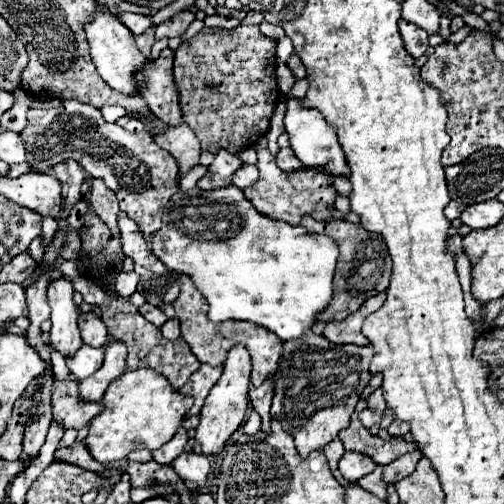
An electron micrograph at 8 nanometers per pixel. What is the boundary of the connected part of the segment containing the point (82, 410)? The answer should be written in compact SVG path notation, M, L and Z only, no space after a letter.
M54 378L52 386L52 414L54 420L64 422L66 428L82 428L98 412L102 412L102 402L78 402L80 380L60 380Z

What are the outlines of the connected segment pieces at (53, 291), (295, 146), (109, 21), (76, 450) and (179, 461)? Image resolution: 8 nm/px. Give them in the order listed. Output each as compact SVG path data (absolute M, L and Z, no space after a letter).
M66 276L52 280L52 284L48 286L48 302L52 308L50 344L64 356L74 354L82 346L82 338L78 332L78 306L72 296L74 286Z
M290 98L286 102L286 108L288 110L286 110L286 116L284 116L284 124L286 124L286 132L290 136L290 148L294 150L296 158L308 168L326 166L332 174L346 176L348 174L348 164L346 164L346 158L344 158L344 152L338 146L336 132L326 124L322 114L312 112L310 108L302 108L302 98Z
M98 4L94 14L90 16L90 22L86 24L86 38L88 38L88 44L90 44L90 54L92 54L92 60L96 64L98 74L110 86L114 86L114 90L118 90L118 92L124 92L124 94L138 92L138 86L136 86L136 80L134 80L134 72L148 58L142 56L142 52L136 48L134 34L130 34L130 30L122 24L118 14L112 14L110 10L104 10Z
M74 442L72 446L62 446L56 450L54 454L56 460L64 460L64 462L72 462L80 468L86 468L86 470L92 470L92 472L104 472L106 466L102 466L100 462L94 462L94 458L90 458L90 452L86 450L86 444L84 442Z
M182 452L174 462L172 462L176 474L186 482L190 490L202 488L206 484L206 476L210 472L210 462L208 458L202 458L194 452Z

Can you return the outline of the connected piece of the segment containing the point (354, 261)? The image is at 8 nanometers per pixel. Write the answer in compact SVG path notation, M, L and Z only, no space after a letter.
M310 216L302 218L302 226L308 232L322 232L322 234L332 236L340 246L340 258L338 258L336 276L334 276L334 300L322 314L318 314L320 322L344 320L348 314L358 310L366 302L366 298L388 288L392 260L390 260L390 254L388 254L382 234L372 234L372 232L364 230L360 224L352 224L348 220L318 222Z

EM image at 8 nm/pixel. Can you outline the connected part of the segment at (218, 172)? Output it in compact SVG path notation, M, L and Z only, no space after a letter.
M218 150L214 154L214 162L208 166L208 174L198 180L198 188L214 190L220 186L232 184L232 172L242 166L242 160L236 154L228 154L226 150Z

